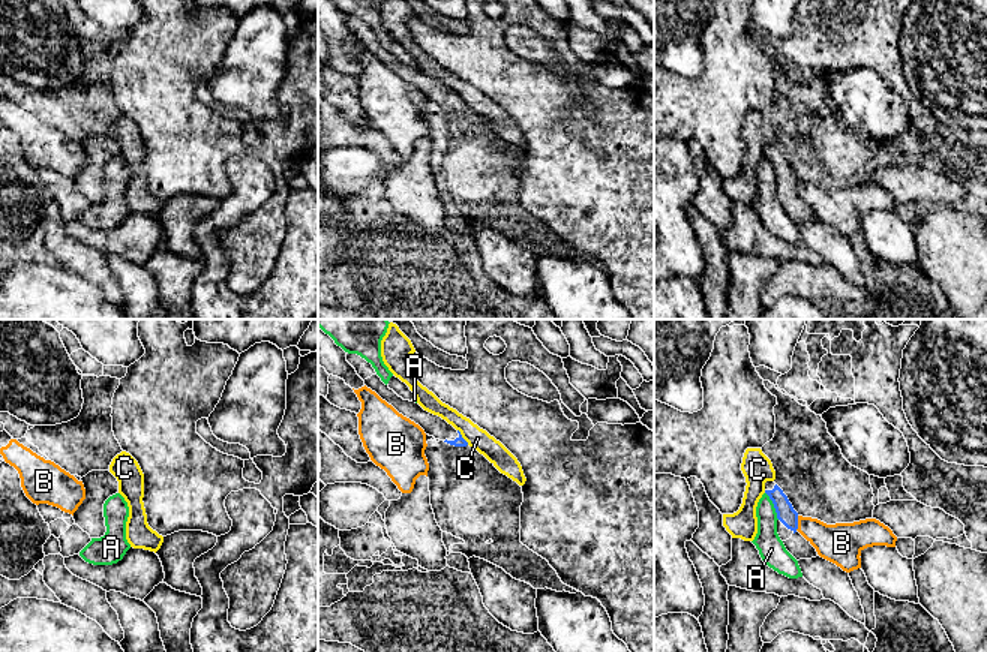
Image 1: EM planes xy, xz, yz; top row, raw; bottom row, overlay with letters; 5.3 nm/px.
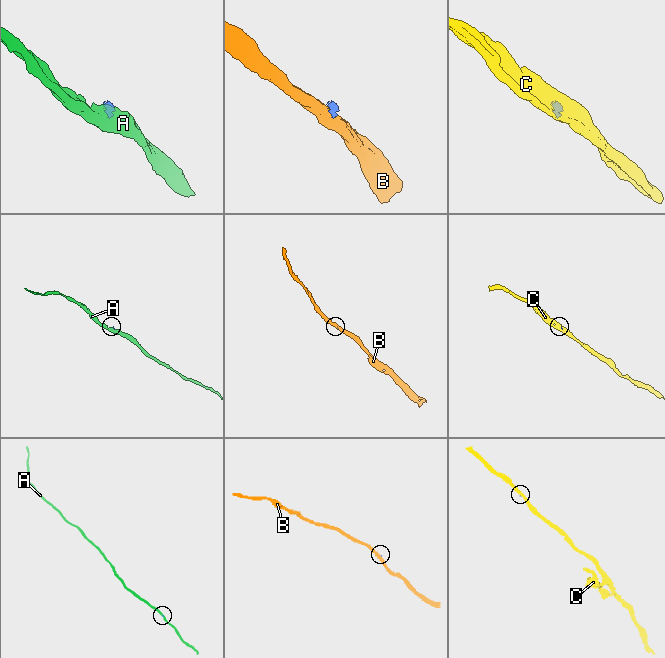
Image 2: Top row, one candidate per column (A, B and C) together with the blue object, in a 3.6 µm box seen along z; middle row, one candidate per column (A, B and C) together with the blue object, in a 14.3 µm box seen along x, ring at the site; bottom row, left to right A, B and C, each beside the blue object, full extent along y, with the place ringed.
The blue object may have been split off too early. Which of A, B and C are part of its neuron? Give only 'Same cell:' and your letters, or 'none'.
Same cell: B

